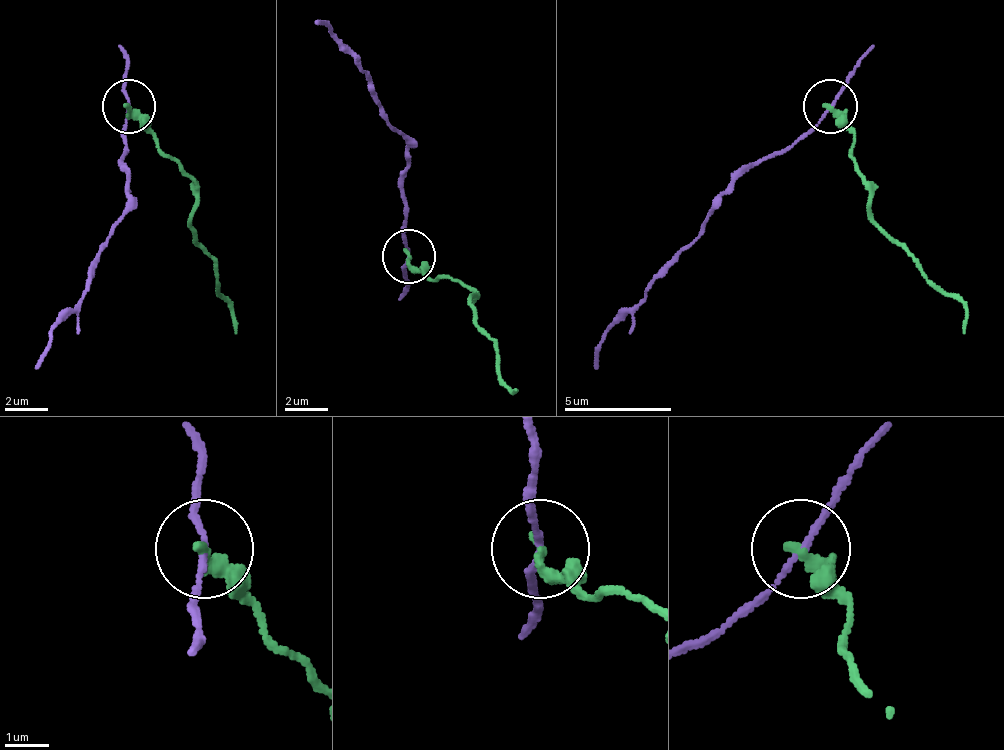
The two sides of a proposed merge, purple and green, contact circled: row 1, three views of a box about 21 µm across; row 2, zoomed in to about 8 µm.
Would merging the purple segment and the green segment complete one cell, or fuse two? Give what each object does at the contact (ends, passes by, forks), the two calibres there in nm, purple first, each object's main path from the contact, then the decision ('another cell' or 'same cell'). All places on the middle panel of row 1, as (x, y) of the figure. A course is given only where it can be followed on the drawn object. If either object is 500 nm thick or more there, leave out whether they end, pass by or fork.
purple passes by; green ends there; 120 nm thick on the purple side, 280 nm on the other; purple runs (407, 255), (407, 217), (402, 180), (407, 142), (370, 78), (332, 30), (316, 19); green runs (407, 255), (434, 281), (450, 276), (477, 297), (471, 319), (493, 340), (498, 378), (514, 388); another cell

